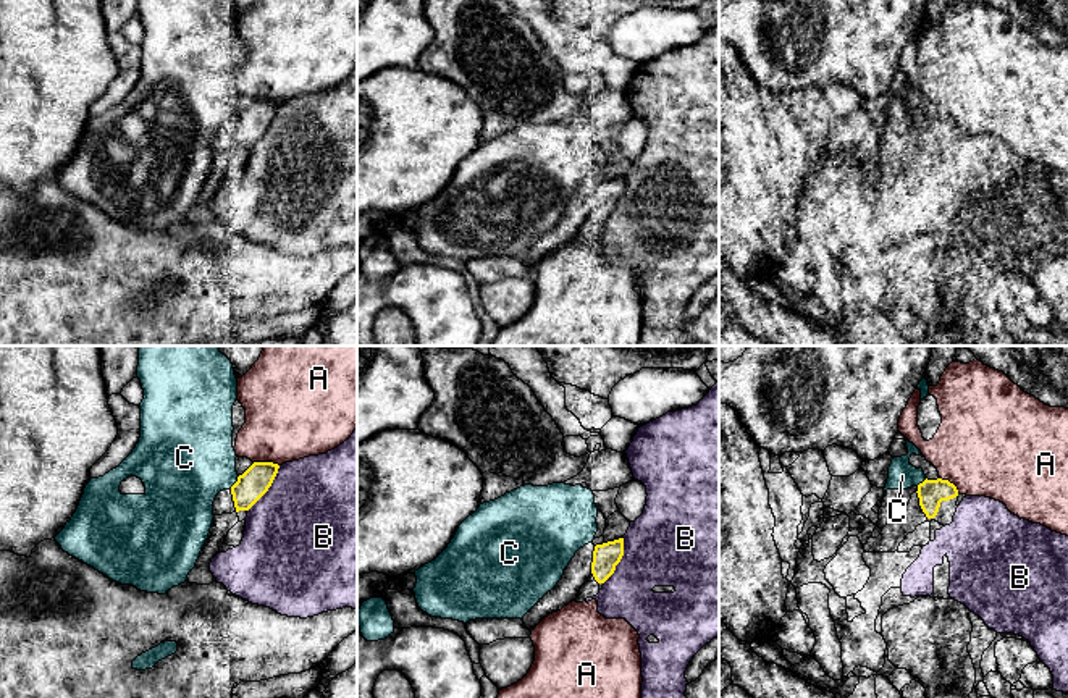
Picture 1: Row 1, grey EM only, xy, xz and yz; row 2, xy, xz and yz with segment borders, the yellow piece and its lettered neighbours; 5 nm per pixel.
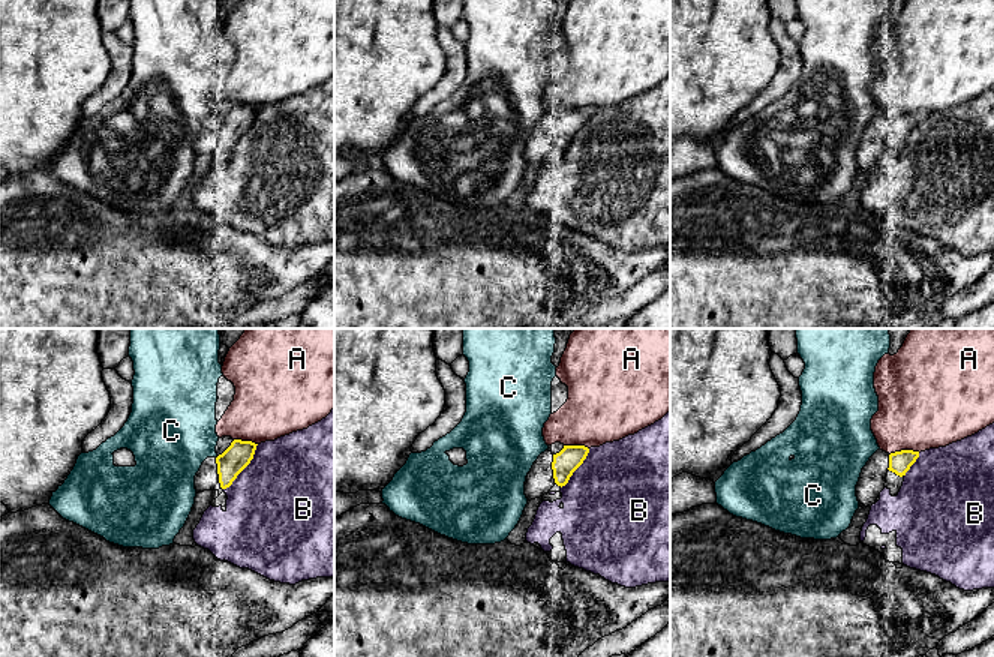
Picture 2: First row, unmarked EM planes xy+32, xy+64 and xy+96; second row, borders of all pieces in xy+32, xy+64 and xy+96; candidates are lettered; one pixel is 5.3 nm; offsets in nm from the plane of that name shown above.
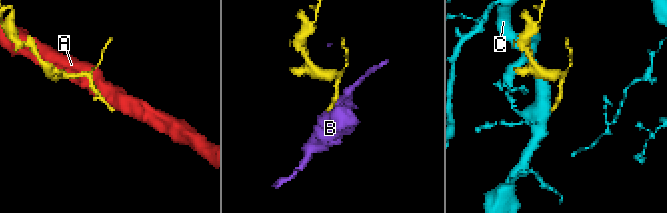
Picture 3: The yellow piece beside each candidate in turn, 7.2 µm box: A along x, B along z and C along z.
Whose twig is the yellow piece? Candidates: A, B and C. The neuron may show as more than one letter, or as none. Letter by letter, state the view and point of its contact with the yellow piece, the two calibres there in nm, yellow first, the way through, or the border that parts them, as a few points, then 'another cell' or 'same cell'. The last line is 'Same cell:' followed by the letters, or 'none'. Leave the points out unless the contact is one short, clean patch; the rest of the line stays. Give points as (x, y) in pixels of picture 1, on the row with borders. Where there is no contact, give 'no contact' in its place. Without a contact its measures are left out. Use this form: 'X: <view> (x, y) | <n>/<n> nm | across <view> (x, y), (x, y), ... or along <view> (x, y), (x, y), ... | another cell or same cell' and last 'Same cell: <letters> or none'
A: xy (267, 462) | 150/440 nm | another cell
B: xy (269, 487) | 150/500 nm | along xy (280, 466), (269, 490), (248, 511) | another cell
C: xy (236, 482) | 150/420 nm | another cell
Same cell: none

